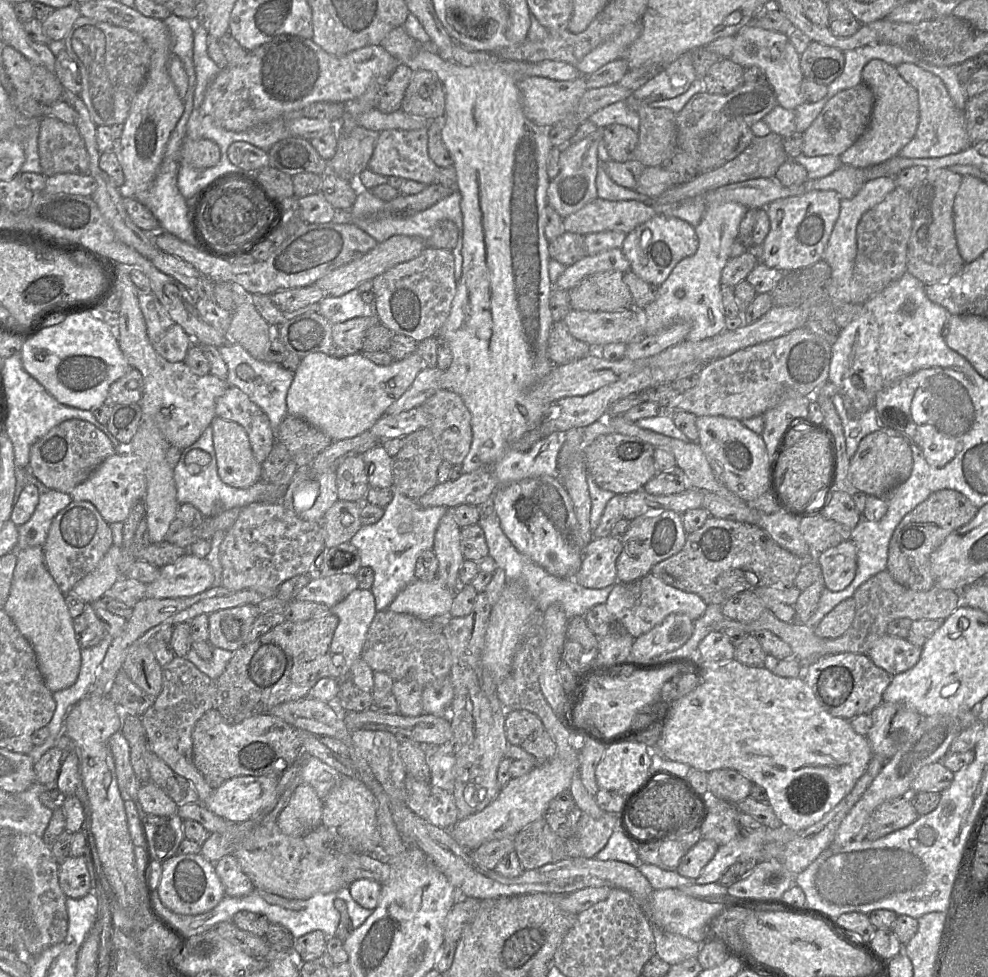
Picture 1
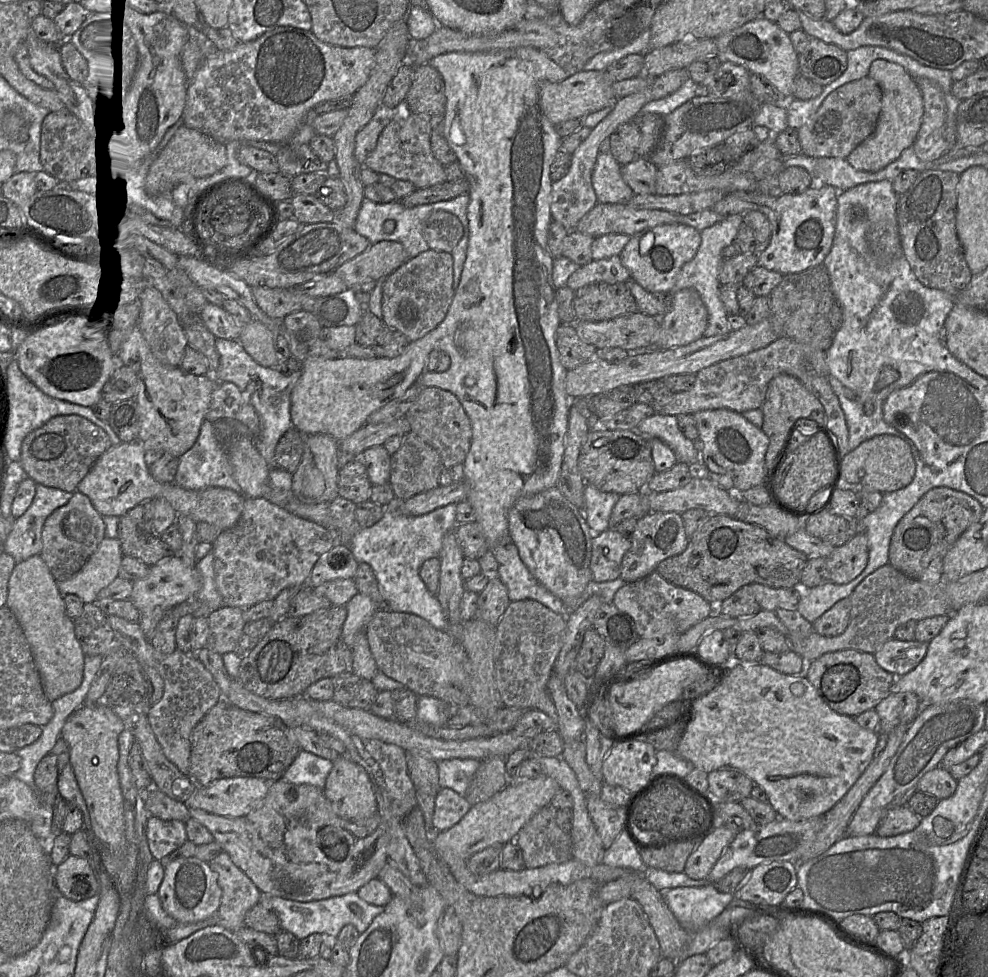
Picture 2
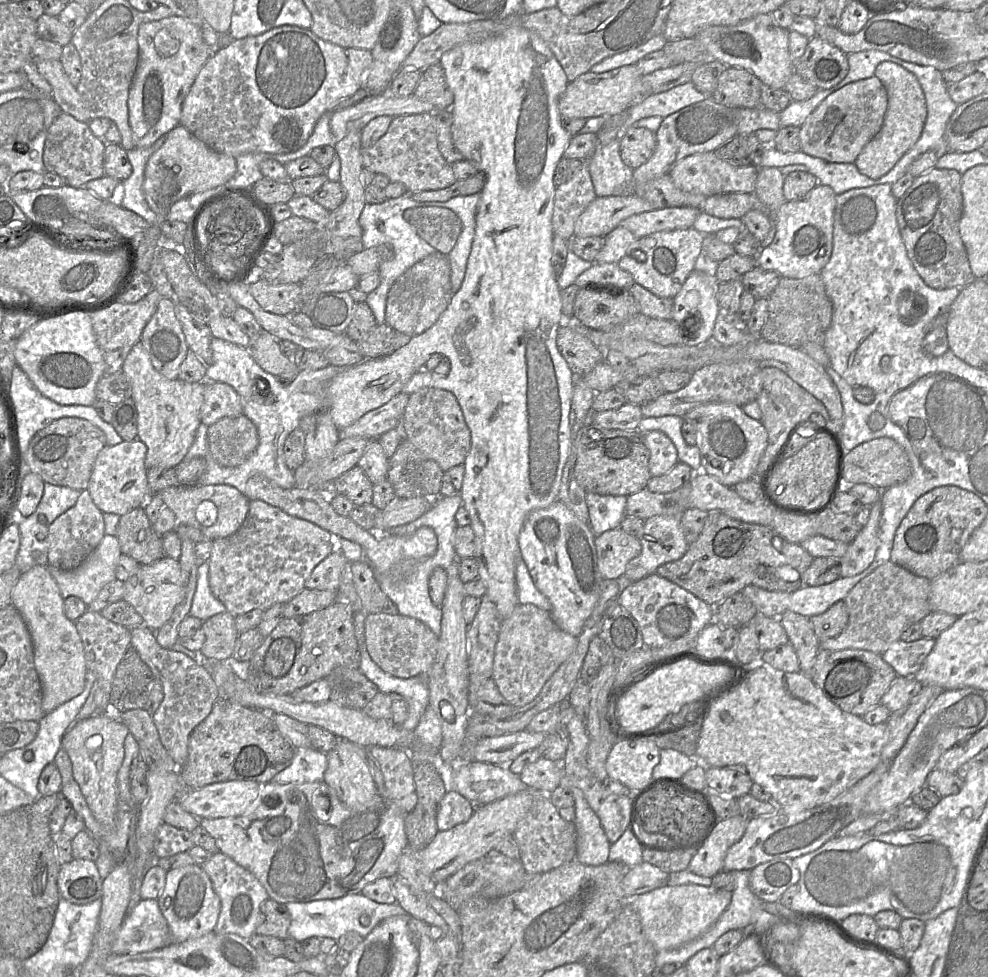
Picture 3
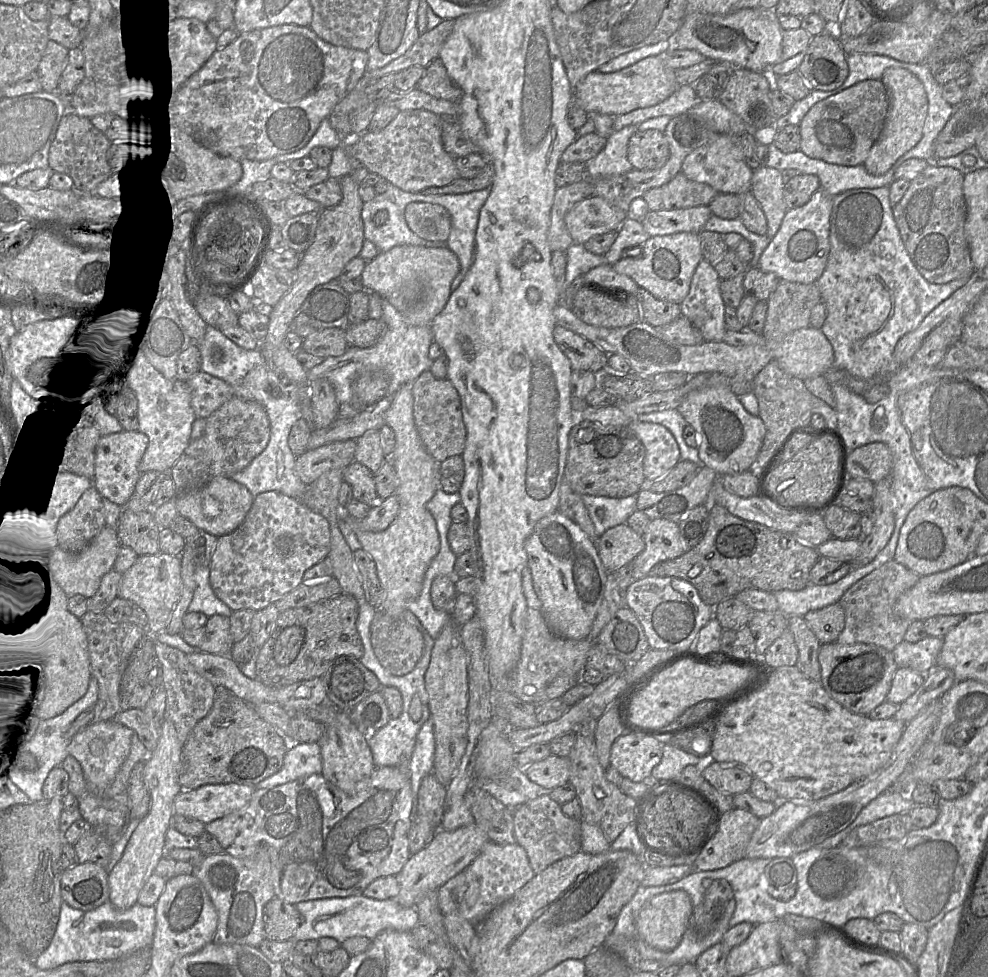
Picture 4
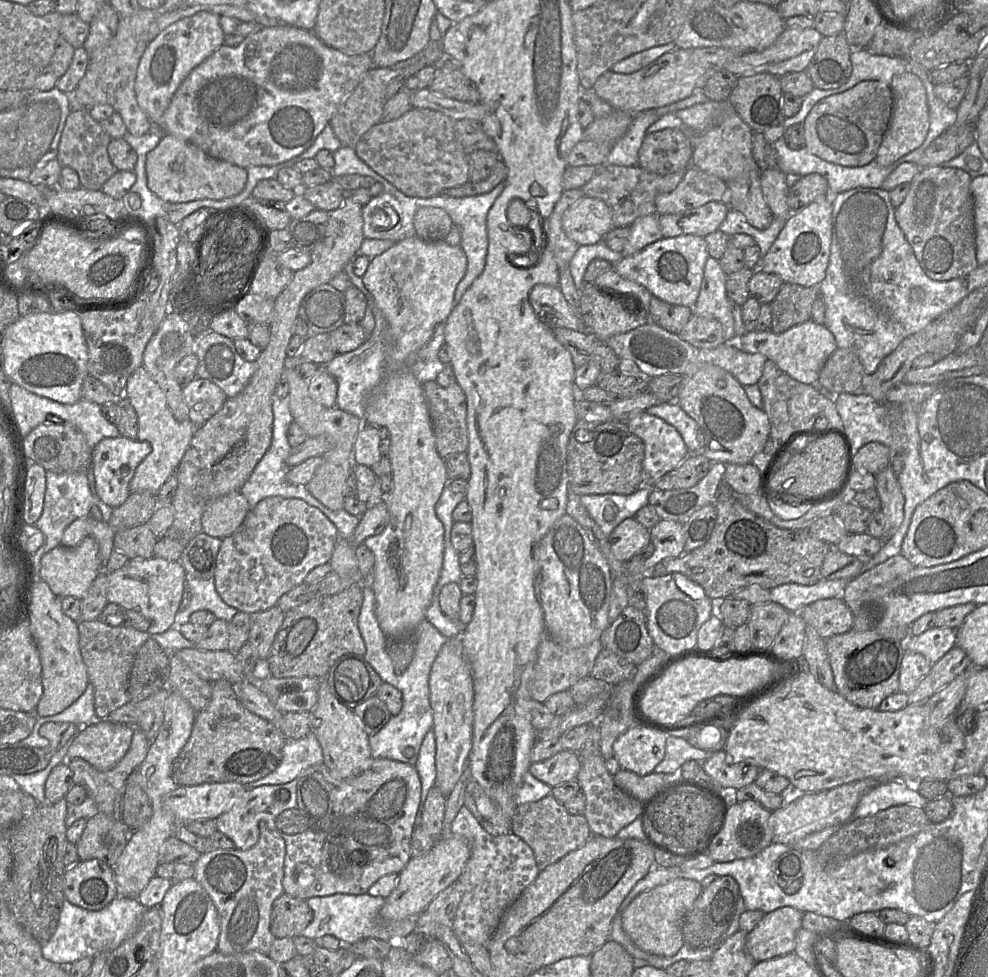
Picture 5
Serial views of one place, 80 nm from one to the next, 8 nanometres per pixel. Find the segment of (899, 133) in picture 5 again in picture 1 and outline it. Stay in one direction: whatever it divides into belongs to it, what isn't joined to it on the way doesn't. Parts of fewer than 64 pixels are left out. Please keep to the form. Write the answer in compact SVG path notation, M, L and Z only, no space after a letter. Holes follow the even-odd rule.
M879 59L869 61L862 70L862 83L867 85L874 95L871 120L863 135L839 156L842 165L852 166L854 168L869 168L896 156L899 151L911 141L915 135L919 122L919 101L917 91L902 78L895 66Z

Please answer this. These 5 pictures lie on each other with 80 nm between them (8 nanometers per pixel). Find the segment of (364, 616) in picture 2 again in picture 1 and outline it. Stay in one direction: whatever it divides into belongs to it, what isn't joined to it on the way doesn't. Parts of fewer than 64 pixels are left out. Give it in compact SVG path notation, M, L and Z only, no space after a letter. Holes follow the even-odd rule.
M357 588L330 611L339 619L330 650L333 655L343 656L344 680L350 678L354 663L361 657L367 631L377 612L375 598L370 589Z

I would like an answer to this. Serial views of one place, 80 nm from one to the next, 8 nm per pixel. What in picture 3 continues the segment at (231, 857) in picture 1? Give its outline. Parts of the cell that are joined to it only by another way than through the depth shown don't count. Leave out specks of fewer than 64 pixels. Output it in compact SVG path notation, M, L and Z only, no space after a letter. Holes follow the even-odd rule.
M221 852L213 853L201 867L210 878L213 889L220 898L220 912L214 933L236 934L249 940L256 934L260 905L269 899L266 889L250 871Z

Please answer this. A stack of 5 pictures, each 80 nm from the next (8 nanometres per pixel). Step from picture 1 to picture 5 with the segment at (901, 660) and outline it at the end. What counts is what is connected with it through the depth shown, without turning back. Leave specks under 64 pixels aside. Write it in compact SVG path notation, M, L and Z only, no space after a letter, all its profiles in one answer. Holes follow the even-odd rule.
M935 627L919 636L910 636L907 640L902 640L900 643L904 649L904 653L919 653L933 665L956 645L956 630Z

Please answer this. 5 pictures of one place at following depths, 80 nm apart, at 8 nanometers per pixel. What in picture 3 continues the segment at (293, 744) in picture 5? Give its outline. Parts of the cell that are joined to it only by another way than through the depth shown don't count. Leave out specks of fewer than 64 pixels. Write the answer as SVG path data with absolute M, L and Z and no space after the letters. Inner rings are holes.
M313 747L296 748L291 763L277 773L272 781L279 784L323 781L328 765L325 752Z

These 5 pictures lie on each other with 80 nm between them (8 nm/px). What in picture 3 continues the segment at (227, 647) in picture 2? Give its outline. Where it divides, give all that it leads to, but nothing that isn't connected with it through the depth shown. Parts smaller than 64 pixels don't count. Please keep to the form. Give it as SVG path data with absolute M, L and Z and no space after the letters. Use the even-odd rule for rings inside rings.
M226 611L203 621L205 642L200 656L205 660L226 661L232 657L239 633L235 625L235 616Z

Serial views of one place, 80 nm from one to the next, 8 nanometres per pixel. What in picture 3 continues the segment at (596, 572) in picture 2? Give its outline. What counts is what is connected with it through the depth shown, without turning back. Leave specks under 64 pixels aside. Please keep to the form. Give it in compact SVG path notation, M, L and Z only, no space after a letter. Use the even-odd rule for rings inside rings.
M620 527L595 536L597 566L603 579L618 579L624 575L630 560L641 552L641 543Z

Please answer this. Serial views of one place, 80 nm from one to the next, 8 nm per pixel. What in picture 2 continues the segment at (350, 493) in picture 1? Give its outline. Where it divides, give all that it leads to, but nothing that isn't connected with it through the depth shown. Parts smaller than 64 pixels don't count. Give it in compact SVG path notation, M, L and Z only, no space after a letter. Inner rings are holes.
M351 459L340 467L337 486L338 496L348 499L356 505L369 501L372 484L361 459Z

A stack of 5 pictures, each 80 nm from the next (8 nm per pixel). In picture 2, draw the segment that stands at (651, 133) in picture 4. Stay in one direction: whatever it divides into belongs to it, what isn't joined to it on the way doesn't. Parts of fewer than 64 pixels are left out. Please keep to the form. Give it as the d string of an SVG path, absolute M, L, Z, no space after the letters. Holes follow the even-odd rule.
M633 122L620 125L609 137L609 152L620 165L626 165L639 158L641 132Z

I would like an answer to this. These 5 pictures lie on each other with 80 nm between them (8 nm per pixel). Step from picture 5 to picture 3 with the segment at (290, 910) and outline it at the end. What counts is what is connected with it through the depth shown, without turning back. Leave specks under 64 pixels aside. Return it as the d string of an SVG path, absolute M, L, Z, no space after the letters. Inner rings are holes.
M268 899L260 905L256 934L284 940L288 935L291 918L285 904Z

